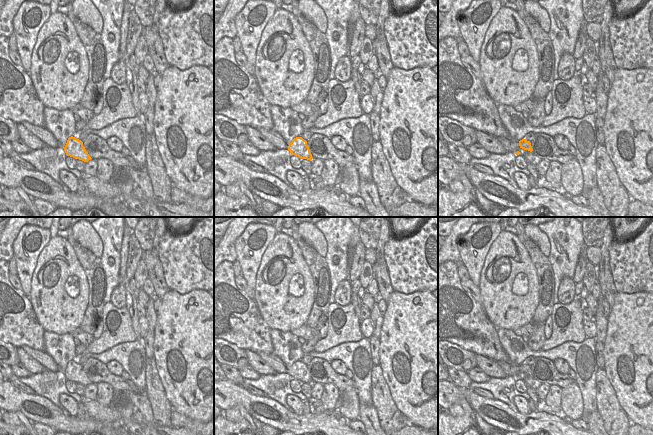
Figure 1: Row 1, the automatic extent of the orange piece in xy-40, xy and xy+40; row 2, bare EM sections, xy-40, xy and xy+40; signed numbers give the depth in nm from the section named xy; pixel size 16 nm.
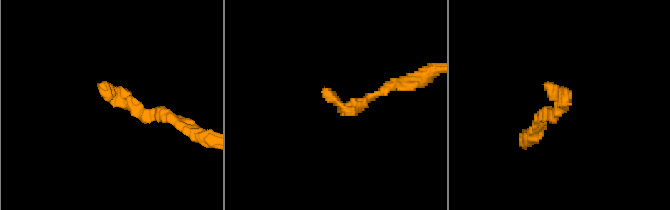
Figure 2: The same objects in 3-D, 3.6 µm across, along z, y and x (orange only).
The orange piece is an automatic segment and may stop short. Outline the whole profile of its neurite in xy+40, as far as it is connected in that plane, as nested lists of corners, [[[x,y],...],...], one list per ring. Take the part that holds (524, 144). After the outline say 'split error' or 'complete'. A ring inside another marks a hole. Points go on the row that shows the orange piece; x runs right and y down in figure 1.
[[[496,137],[506,151],[513,151],[516,155],[520,154],[519,149],[533,151],[530,141],[522,139],[520,141],[510,141],[504,137]]] | split error

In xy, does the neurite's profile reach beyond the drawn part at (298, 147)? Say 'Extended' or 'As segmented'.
Extended.

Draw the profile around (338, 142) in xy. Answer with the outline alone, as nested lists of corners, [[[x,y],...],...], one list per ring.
[[[339,135],[333,136],[331,139],[331,143],[333,144],[333,146],[341,151],[345,151],[346,147],[347,147],[347,143],[344,140],[344,138],[342,138]]]

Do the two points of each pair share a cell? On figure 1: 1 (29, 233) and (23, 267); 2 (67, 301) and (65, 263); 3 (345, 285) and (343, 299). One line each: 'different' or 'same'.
1: same
2: same
3: same

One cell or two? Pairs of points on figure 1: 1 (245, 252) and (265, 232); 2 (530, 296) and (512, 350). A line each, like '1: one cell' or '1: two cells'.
1: one cell
2: two cells

